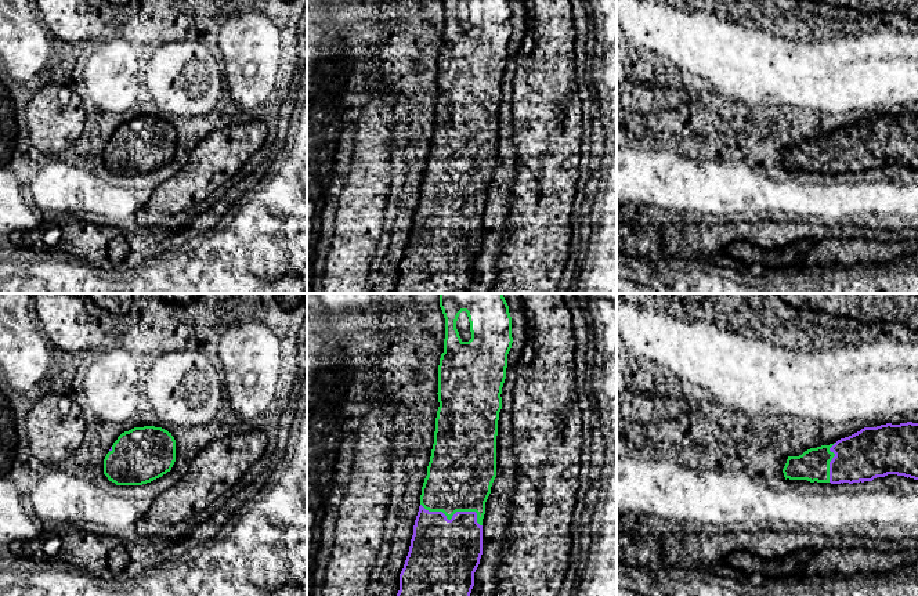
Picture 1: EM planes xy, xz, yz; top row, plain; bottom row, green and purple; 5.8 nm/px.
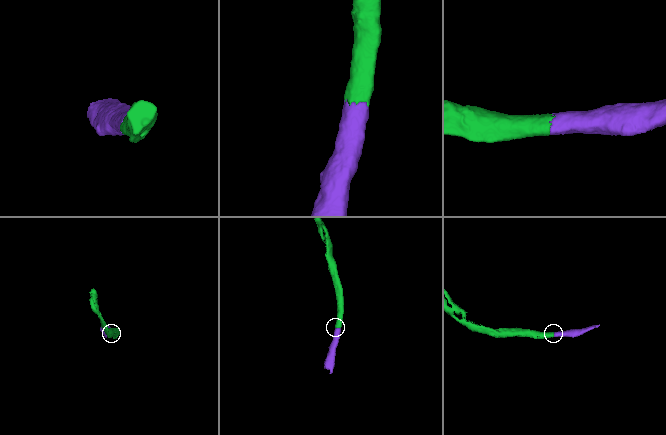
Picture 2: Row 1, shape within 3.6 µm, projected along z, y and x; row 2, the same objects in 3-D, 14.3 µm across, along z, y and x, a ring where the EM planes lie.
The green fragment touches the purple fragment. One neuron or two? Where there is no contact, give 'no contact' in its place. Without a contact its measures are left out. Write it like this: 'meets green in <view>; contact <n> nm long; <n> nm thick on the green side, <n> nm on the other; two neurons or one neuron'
meets green in xz; contact 380 nm long; 380 nm thick on the green side, 400 nm on the other; one neuron

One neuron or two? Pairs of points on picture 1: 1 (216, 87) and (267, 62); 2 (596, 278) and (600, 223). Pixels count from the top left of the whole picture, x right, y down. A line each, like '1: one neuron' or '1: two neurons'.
1: two neurons
2: one neuron

